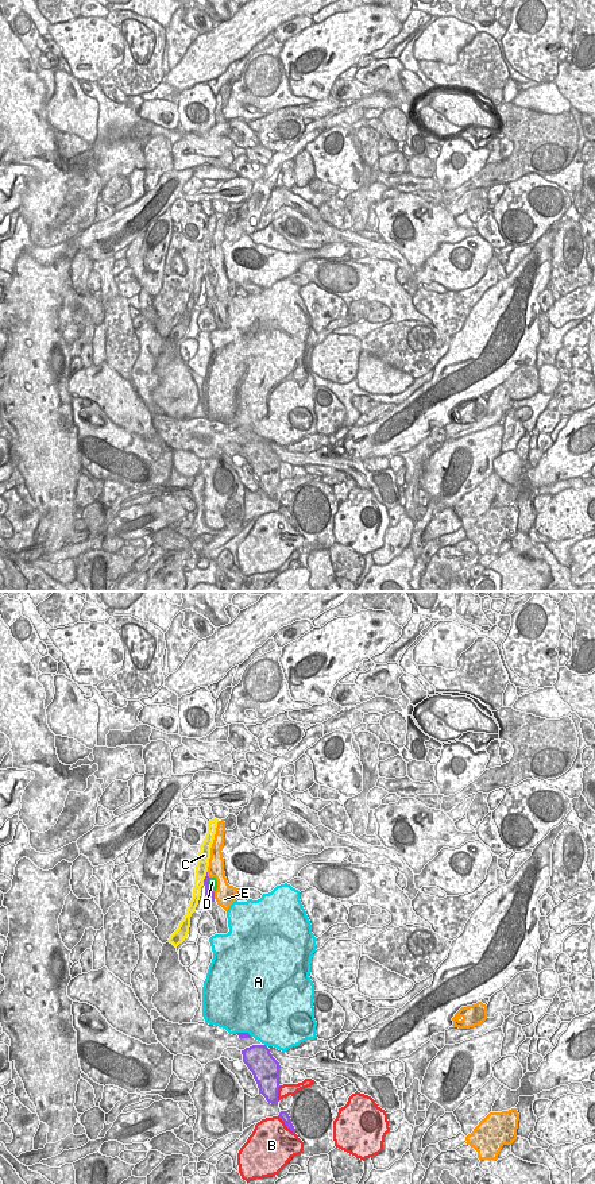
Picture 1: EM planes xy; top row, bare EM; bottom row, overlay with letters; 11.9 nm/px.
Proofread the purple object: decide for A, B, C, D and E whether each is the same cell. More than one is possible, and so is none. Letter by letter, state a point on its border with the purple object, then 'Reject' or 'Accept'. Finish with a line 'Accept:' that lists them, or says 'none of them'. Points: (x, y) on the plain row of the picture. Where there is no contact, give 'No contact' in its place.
A: Touches purple at xy (243, 428). Reject
B: Touches purple at xy (285, 519). Reject
C: Touches purple at xy (205, 273). Reject
D: Touches purple at xy (209, 281). Reject
E: Touches purple at xy (213, 290). Reject
Accept: none of them.

